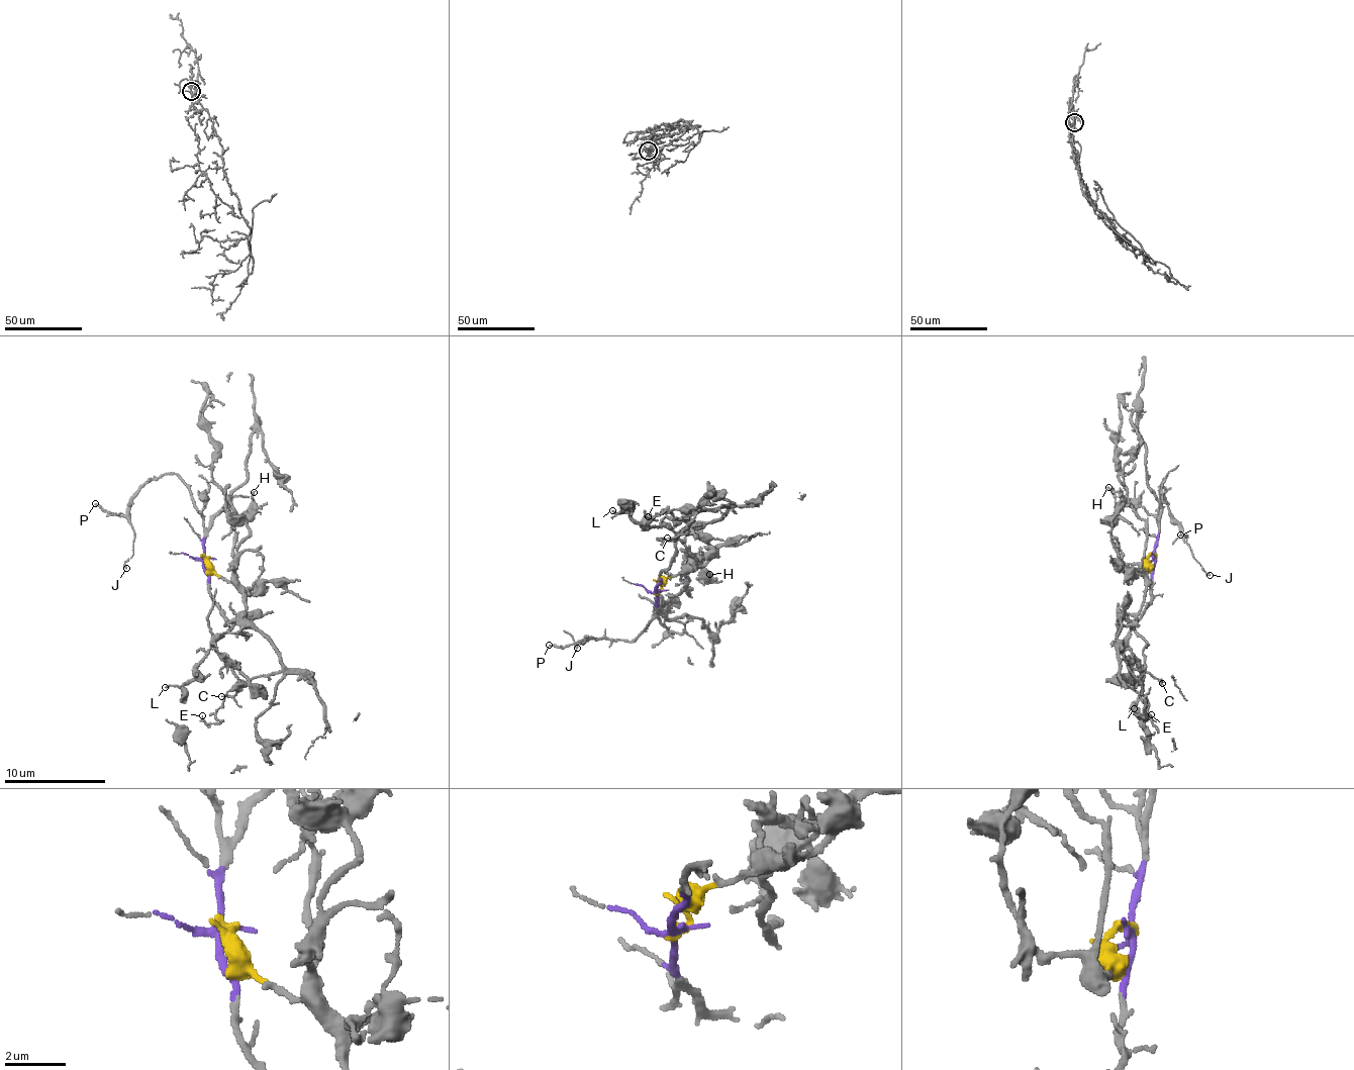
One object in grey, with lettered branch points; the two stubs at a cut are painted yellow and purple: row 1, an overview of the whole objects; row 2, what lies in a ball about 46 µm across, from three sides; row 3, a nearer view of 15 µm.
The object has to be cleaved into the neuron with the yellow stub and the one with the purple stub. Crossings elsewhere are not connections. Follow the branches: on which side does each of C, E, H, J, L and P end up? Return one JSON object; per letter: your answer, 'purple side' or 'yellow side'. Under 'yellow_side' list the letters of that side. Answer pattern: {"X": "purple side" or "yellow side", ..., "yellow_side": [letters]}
{"C": "purple side", "E": "yellow side", "H": "yellow side", "J": "purple side", "L": "yellow side", "P": "purple side", "yellow_side": ["E", "H", "L"]}

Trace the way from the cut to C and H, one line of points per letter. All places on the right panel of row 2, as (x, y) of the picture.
C: (1153, 556), (1152, 597), (1137, 618), (1124, 619), (1121, 615), (1120, 646), (1128, 664), (1162, 682)
H: (1153, 556), (1147, 571), (1129, 565), (1117, 548), (1110, 530), (1121, 496), (1107, 487)

